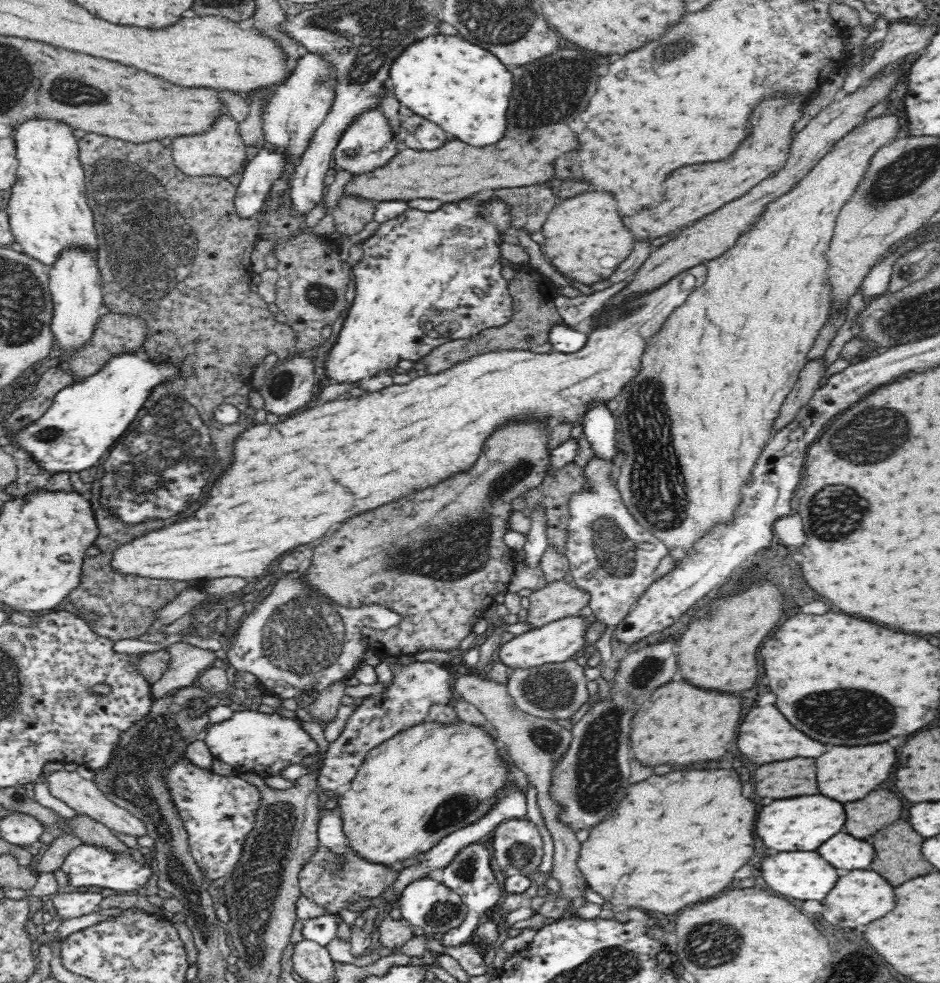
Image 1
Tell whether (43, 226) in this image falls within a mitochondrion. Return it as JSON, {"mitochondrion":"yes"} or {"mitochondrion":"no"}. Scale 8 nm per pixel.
{"mitochondrion":"no"}

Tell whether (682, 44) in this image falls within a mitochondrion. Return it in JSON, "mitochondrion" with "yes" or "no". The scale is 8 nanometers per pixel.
{"mitochondrion":"yes"}

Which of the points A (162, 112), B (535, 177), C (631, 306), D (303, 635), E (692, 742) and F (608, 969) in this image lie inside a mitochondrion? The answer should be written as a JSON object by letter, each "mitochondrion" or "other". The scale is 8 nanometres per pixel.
{"A":"other","B":"other","C":"mitochondrion","D":"mitochondrion","E":"other","F":"mitochondrion"}

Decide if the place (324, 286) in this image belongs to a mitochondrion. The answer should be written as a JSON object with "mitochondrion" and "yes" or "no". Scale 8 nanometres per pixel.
{"mitochondrion":"yes"}

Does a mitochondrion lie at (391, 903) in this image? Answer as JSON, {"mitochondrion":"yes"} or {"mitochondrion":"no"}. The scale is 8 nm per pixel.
{"mitochondrion":"no"}

